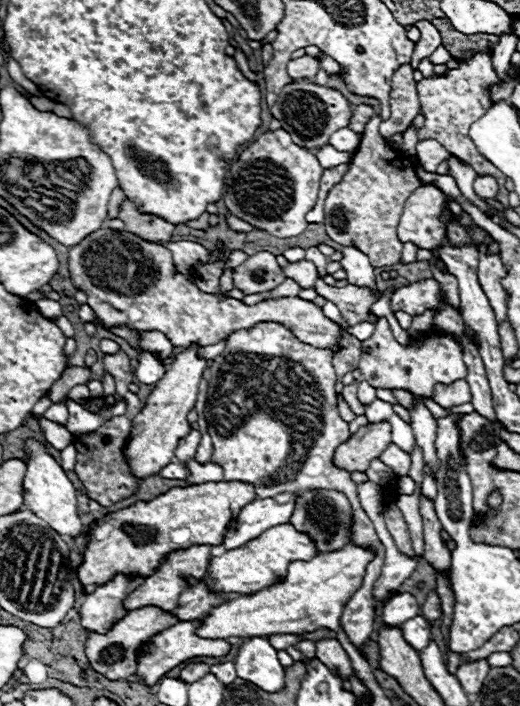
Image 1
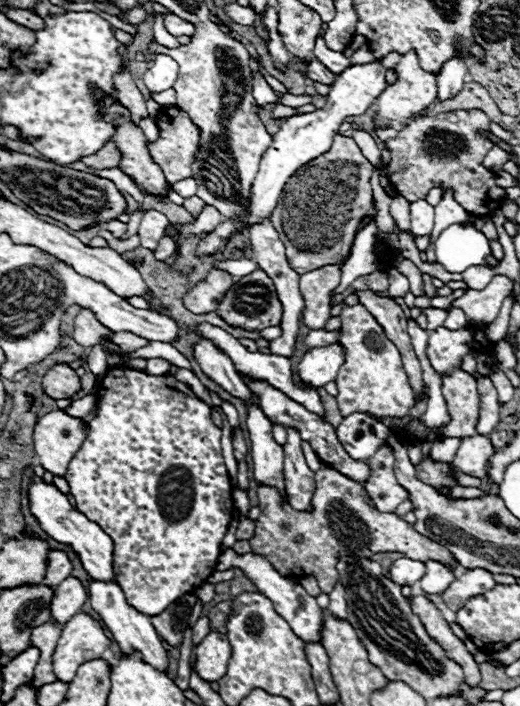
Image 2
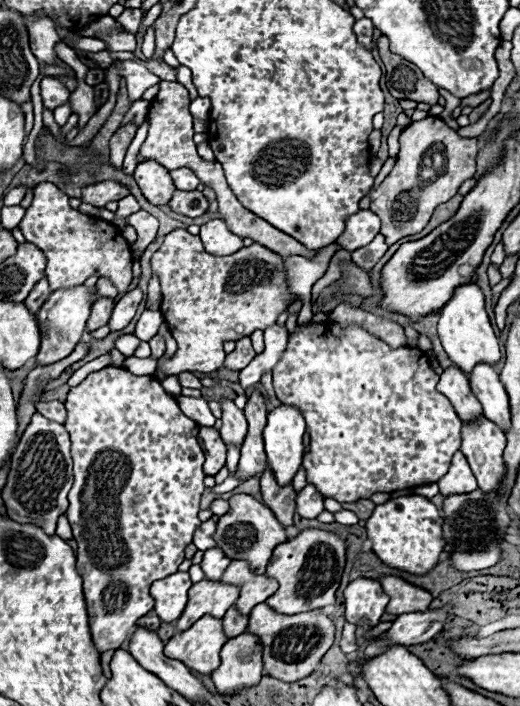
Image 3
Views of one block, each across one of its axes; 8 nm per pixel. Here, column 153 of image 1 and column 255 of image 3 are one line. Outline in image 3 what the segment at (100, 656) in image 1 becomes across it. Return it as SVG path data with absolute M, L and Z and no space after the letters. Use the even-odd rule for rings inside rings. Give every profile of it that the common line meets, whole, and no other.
M266 604L256 606L248 614L248 634L254 634L262 642L264 652L264 670L268 676L278 678L282 682L298 682L312 674L320 662L320 658L328 652L334 640L334 622L322 614L320 610L310 610L304 614L284 616L276 614Z

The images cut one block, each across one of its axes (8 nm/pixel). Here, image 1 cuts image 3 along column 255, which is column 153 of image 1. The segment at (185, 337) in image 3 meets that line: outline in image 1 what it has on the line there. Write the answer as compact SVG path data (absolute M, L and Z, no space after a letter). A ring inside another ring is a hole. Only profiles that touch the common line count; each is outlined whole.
M100 228L94 234L86 236L80 244L72 246L68 256L70 256L68 262L70 262L72 284L86 292L88 306L96 312L96 316L104 324L126 324L128 322L128 326L138 328L138 330L156 330L156 332L162 332L174 346L190 346L194 342L198 342L198 346L210 346L210 344L220 342L232 330L250 328L258 322L282 322L288 328L292 328L294 334L300 340L304 340L306 344L312 344L318 348L328 348L332 352L338 352L338 348L340 348L338 346L340 326L336 322L332 322L328 316L324 316L322 308L318 308L316 304L302 300L298 296L290 296L290 298L278 298L278 300L264 300L264 302L248 306L236 298L206 294L194 284L192 276L174 272L172 252L168 248L146 242L126 230L118 232L112 228Z

